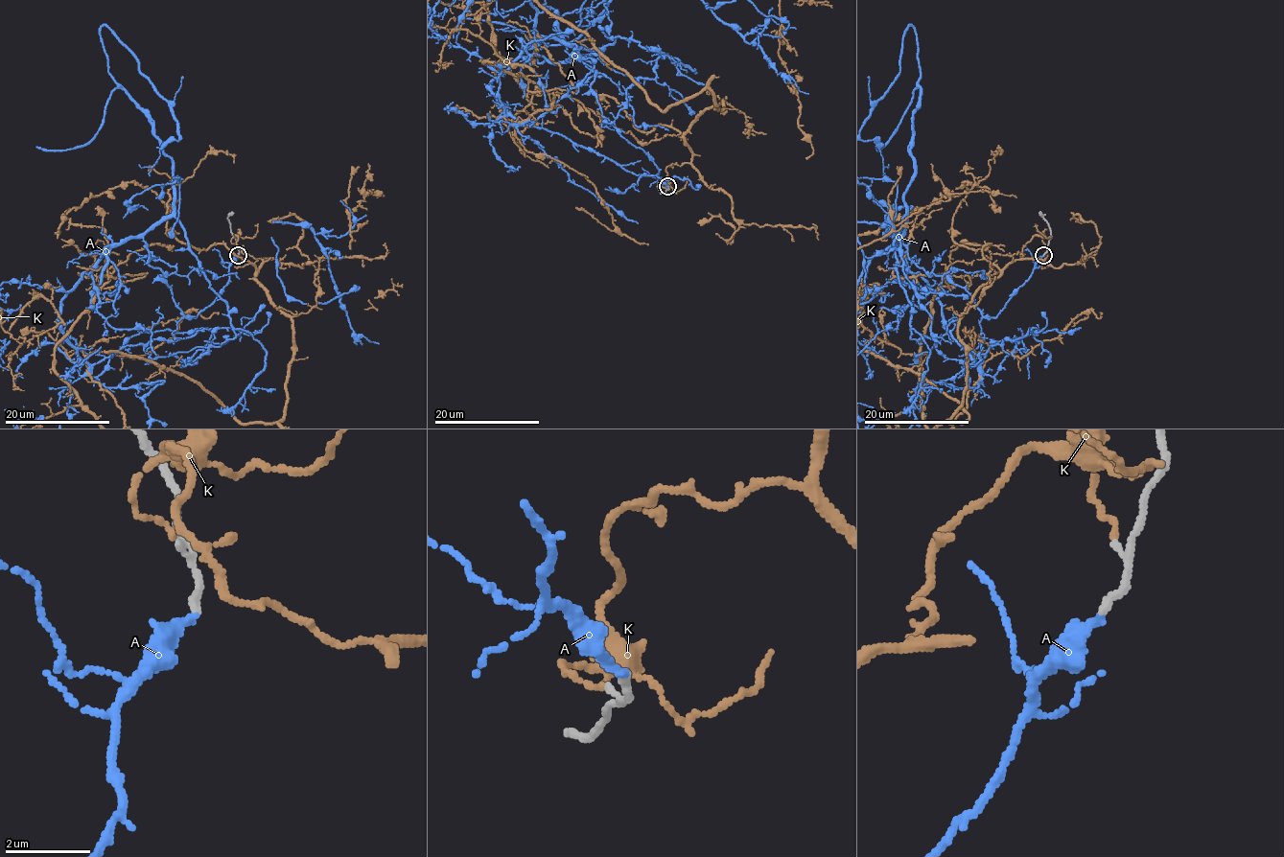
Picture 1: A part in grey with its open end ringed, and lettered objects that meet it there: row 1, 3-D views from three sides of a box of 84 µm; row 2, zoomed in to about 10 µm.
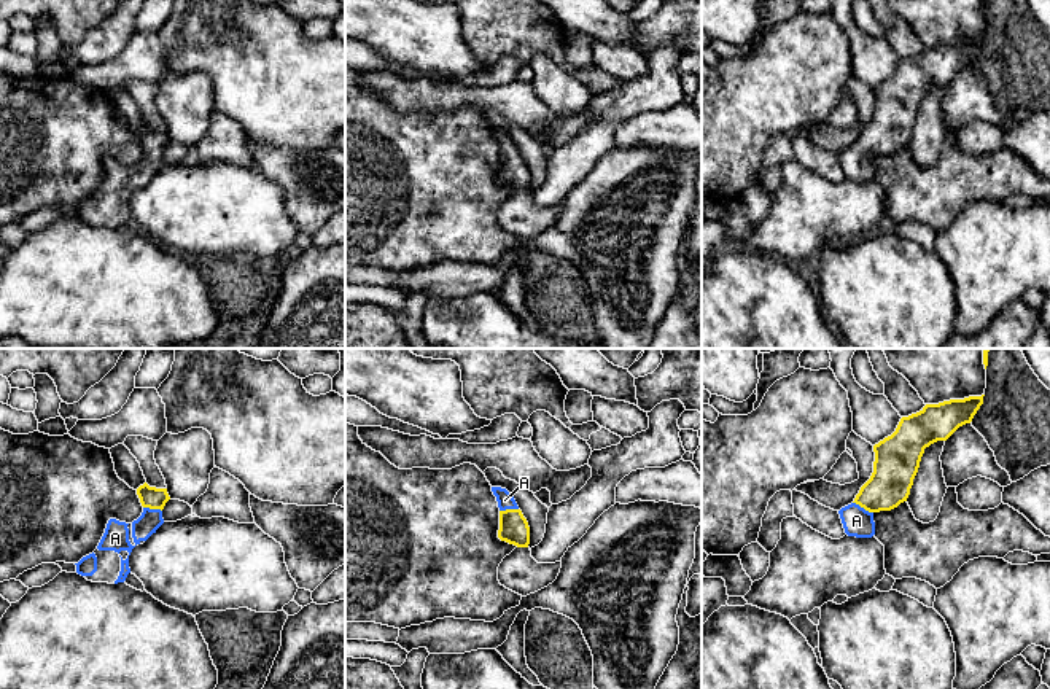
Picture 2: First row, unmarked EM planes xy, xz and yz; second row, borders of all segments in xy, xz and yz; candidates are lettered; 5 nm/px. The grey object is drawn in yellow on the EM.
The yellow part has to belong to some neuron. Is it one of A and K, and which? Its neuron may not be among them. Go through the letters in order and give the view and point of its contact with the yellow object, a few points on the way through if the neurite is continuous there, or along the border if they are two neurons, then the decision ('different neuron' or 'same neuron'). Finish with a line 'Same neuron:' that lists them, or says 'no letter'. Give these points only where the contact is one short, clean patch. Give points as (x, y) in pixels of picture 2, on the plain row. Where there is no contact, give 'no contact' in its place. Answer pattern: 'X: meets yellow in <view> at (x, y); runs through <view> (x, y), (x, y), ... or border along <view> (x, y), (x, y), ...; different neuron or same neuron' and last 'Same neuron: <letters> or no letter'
A: meets yellow in yz at (863, 150); runs through yz (894, 112), (893, 120), (863, 150), (856, 164); same neuron
K: no contact; different neuron
Same neuron: A

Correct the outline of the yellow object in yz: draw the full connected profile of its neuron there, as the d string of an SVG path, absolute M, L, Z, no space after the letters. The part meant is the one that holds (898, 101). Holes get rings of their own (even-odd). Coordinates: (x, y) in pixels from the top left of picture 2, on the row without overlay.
M983 40L926 48L920 56L902 60L896 75L873 89L870 123L854 145L838 154L848 180L875 178L873 158L907 145L924 92L947 84L959 70L970 67L983 48Z

